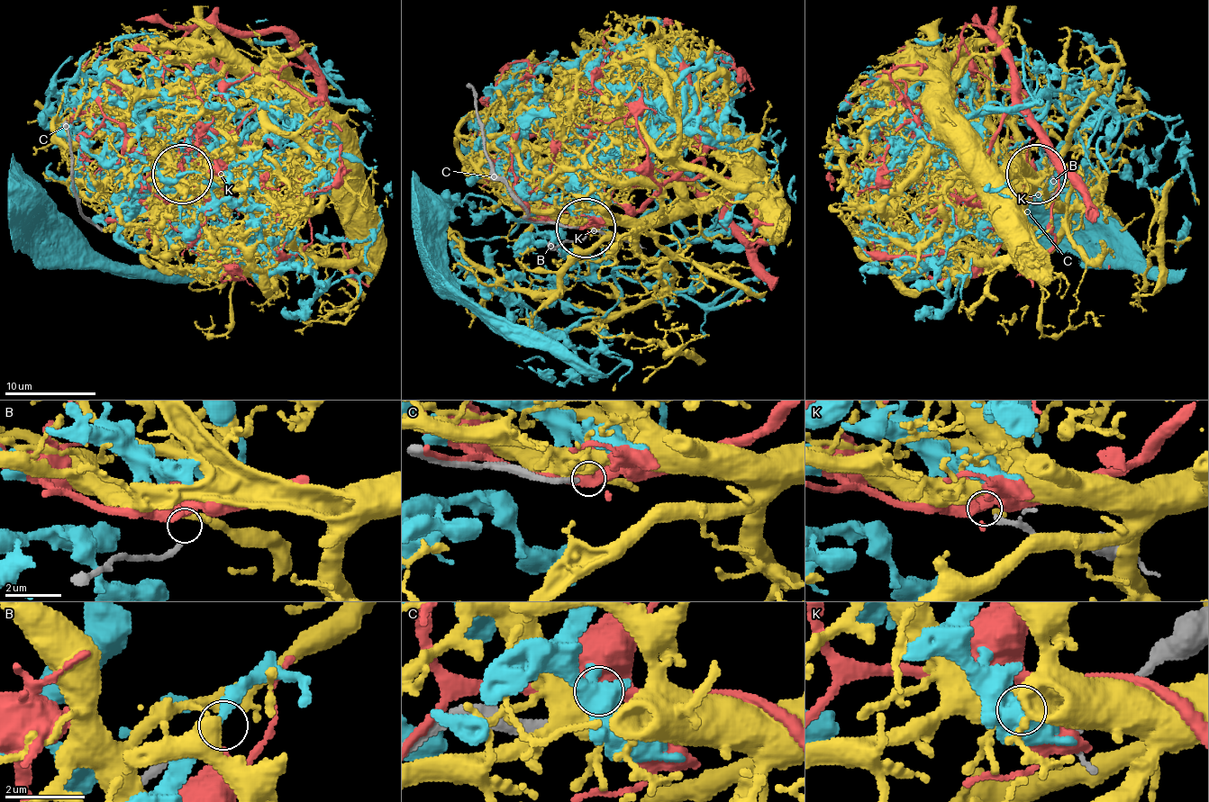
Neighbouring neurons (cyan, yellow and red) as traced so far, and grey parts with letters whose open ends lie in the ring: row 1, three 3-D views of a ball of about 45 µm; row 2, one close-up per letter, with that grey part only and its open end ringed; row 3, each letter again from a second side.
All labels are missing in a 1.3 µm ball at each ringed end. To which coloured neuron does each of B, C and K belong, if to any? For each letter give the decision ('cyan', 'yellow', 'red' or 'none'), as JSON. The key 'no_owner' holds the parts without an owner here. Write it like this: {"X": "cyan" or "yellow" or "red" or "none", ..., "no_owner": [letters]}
{"B": "none", "C": "none", "K": "red", "no_owner": ["B", "C"]}

